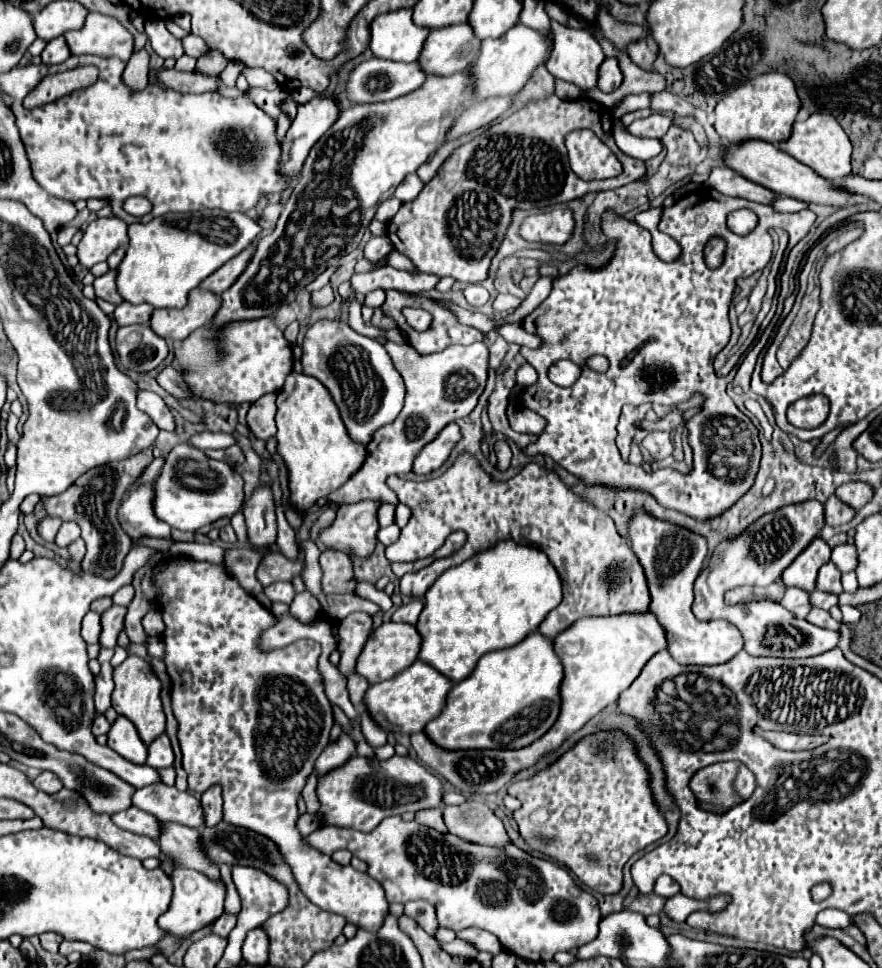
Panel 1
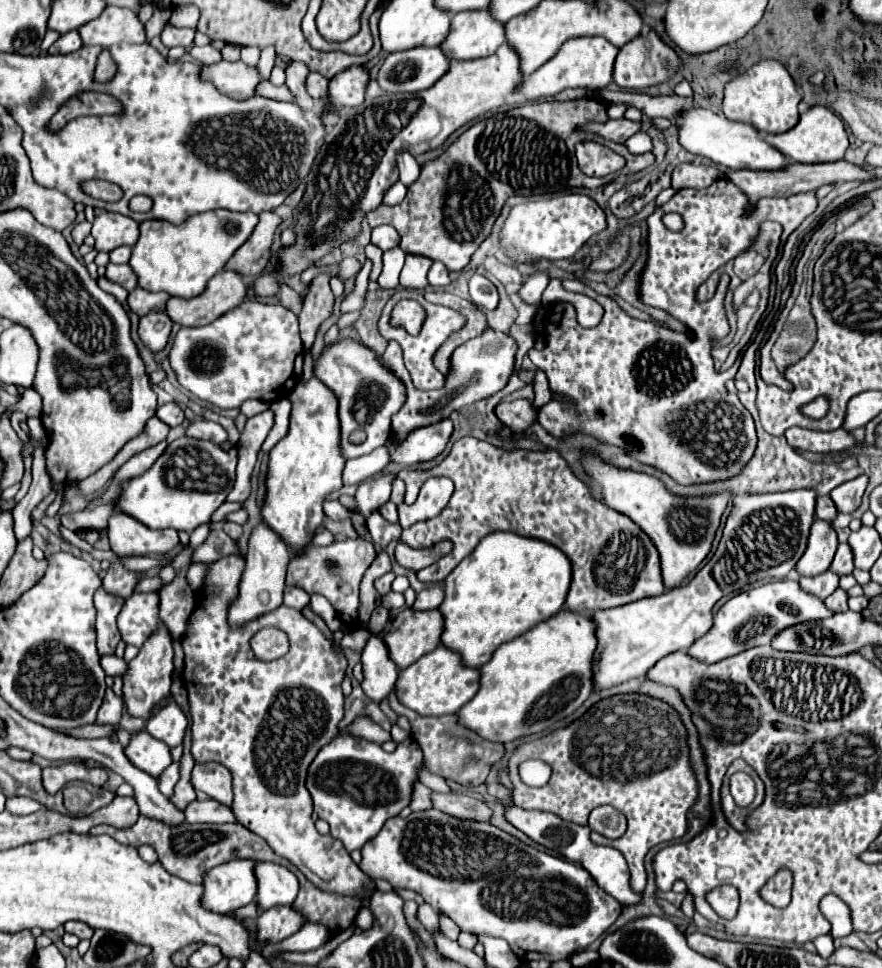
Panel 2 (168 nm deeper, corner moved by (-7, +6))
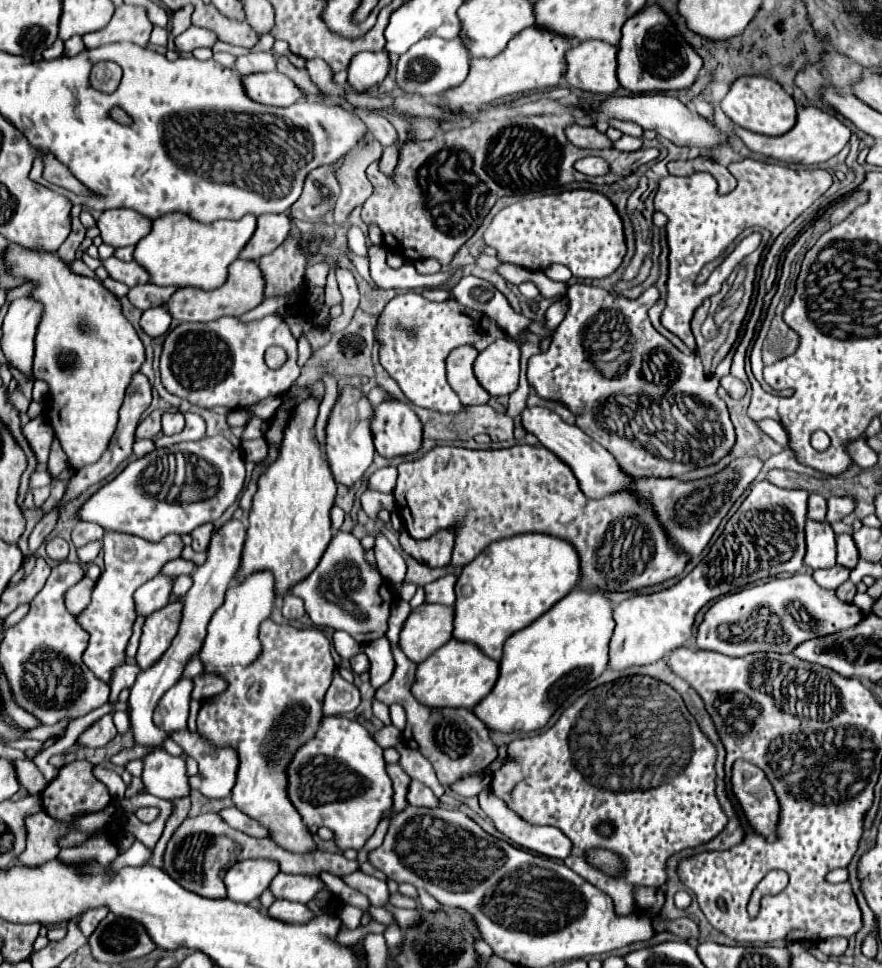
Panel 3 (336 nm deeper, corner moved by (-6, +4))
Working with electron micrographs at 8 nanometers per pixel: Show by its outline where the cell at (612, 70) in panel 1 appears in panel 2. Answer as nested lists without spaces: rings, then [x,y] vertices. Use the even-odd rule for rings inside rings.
[[[650,32],[650,38],[636,38],[634,42],[628,42],[624,48],[620,48],[616,62],[614,62],[614,84],[618,84],[620,88],[646,88],[646,86],[654,86],[664,82],[672,72],[676,72],[676,68],[680,66],[680,58],[678,54],[666,46],[656,32]]]

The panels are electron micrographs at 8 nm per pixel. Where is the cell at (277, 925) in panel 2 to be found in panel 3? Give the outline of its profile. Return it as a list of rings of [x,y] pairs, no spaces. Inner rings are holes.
[[[275,900],[269,908],[269,914],[277,920],[289,920],[289,922],[301,922],[313,916],[305,904],[291,902],[291,900]]]

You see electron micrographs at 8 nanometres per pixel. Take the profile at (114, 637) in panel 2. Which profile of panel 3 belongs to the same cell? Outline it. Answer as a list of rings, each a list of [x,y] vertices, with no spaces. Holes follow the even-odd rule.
[[[105,532],[103,536],[103,552],[105,552],[105,570],[99,576],[89,606],[75,616],[77,624],[89,632],[89,644],[83,652],[85,666],[105,684],[113,678],[113,670],[121,664],[125,664],[125,648],[131,638],[131,628],[137,618],[135,612],[135,590],[157,576],[161,568],[169,562],[181,556],[183,542],[181,536],[169,534],[163,540],[149,544],[147,540],[141,540],[139,536],[129,534],[117,534],[117,532]]]

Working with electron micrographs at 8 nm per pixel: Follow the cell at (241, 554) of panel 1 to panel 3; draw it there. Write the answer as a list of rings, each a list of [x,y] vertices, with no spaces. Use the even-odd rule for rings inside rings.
[[[169,408],[169,410],[153,410],[139,426],[137,426],[137,436],[139,438],[153,438],[155,434],[161,432],[161,416],[165,412],[175,412],[175,408]]]

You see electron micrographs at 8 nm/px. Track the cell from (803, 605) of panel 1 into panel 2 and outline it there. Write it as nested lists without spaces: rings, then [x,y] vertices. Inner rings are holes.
[[[826,570],[826,572],[818,574],[818,576],[800,578],[800,588],[804,592],[810,592],[810,594],[824,600],[838,588],[838,574],[834,574],[832,570]]]

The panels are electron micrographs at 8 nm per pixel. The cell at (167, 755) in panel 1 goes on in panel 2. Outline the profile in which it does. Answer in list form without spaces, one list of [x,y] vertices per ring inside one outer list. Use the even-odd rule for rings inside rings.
[[[170,702],[170,704],[164,706],[160,712],[156,712],[154,718],[148,720],[146,732],[148,732],[150,736],[154,736],[156,740],[162,740],[166,746],[174,748],[174,746],[182,744],[186,726],[188,726],[186,716],[184,716],[182,710],[176,706],[176,702]]]

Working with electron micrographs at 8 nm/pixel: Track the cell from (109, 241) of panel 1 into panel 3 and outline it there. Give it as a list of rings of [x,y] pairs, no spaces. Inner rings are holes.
[[[129,208],[105,210],[97,220],[97,228],[101,230],[103,242],[115,248],[137,244],[143,236],[151,232],[151,224],[151,218],[141,216],[139,212]]]

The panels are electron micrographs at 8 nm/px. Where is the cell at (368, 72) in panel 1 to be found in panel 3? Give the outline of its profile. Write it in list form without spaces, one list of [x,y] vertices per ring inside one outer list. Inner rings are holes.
[[[431,36],[431,38],[419,40],[413,48],[409,48],[409,52],[405,52],[399,58],[395,80],[397,80],[397,86],[405,90],[405,94],[421,94],[421,96],[443,94],[449,88],[459,86],[467,78],[469,60],[471,60],[471,54],[463,46],[461,38],[445,40],[445,38]]]

